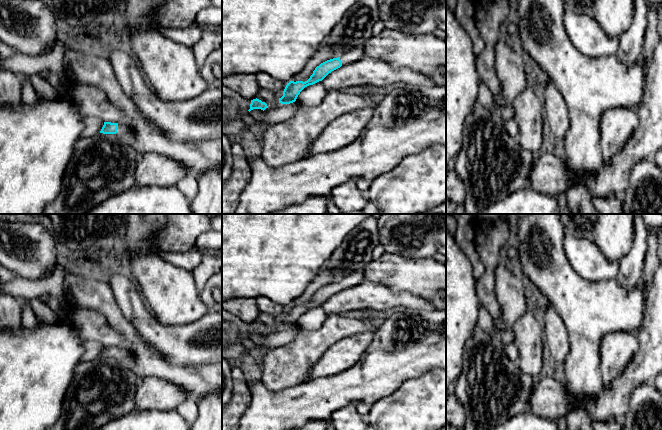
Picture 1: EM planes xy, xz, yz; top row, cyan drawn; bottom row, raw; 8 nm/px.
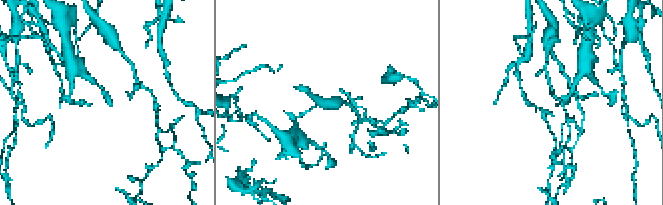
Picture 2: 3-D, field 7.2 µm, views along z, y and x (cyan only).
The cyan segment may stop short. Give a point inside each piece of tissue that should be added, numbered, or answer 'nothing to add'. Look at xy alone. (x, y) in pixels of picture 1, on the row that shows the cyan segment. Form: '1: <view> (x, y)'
1: xy (123, 130)

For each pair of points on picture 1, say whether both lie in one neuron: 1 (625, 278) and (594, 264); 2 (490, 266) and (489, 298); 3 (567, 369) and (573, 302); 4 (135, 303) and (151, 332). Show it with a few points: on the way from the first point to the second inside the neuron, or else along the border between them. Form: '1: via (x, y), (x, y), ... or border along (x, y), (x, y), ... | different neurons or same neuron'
1: border along (620, 261), (618, 274), (615, 278) | different neurons
2: via (489, 274), (489, 290) | same neuron
3: via (578, 352), (578, 319) | same neuron
4: via (135, 310), (146, 325) | same neuron

